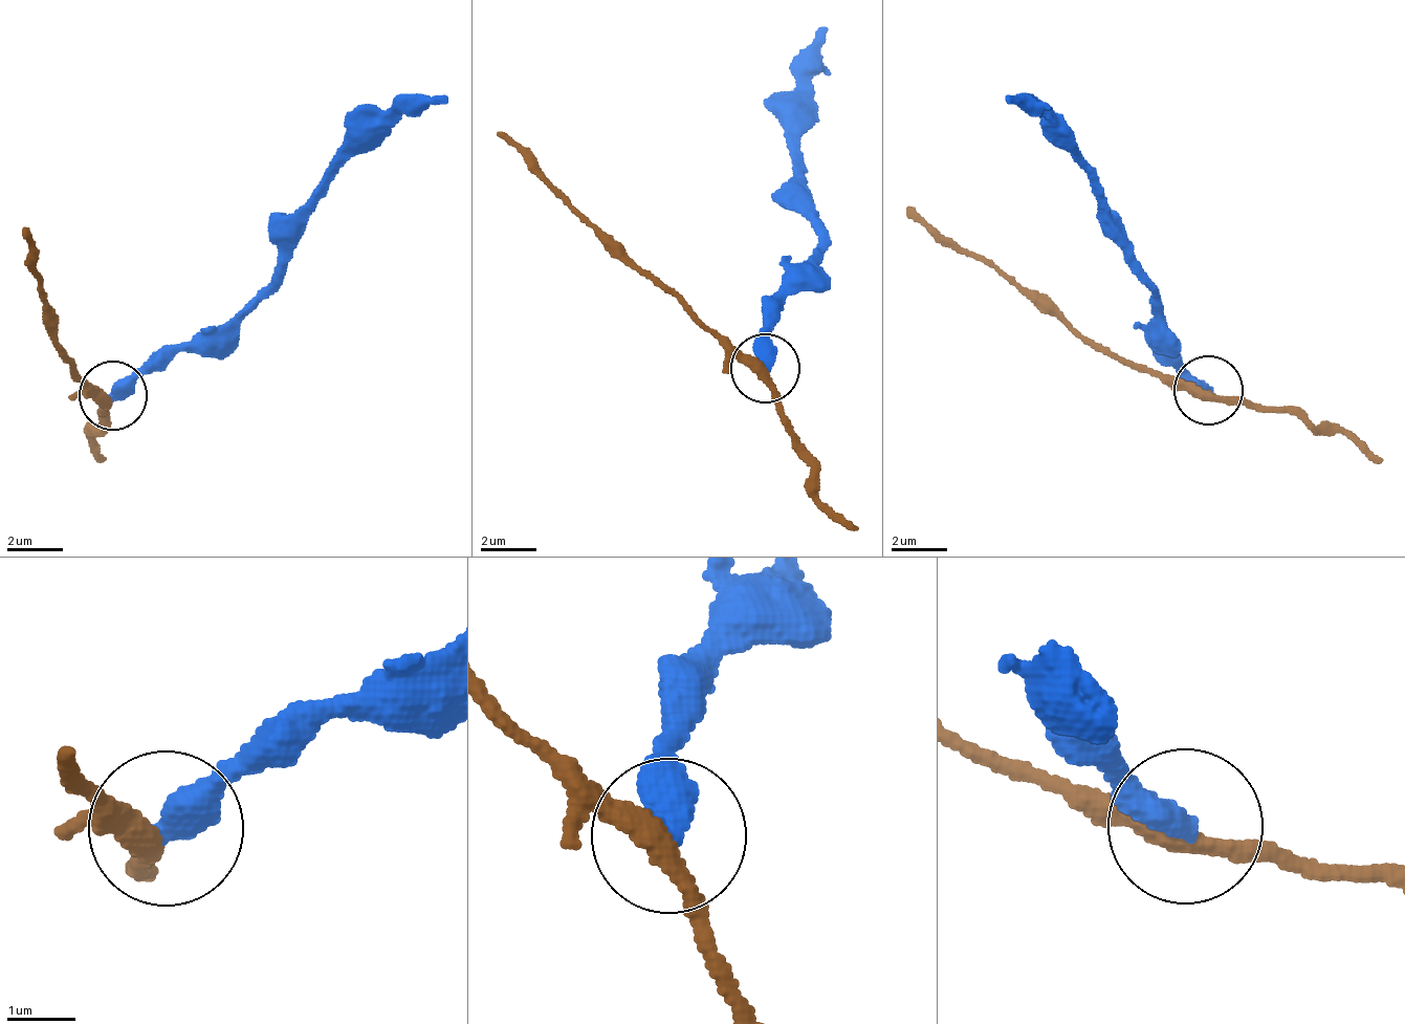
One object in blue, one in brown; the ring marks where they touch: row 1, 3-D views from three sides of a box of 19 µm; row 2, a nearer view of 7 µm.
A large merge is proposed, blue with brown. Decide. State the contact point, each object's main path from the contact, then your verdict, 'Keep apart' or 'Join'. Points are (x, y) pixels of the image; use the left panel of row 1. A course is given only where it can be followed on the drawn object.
Place: (112, 395). Course of blue: (115, 394), (266, 285), (287, 218), (332, 165), (410, 110), (449, 97). Course of brown: (109, 394), (77, 376), (21, 226). Keep apart

